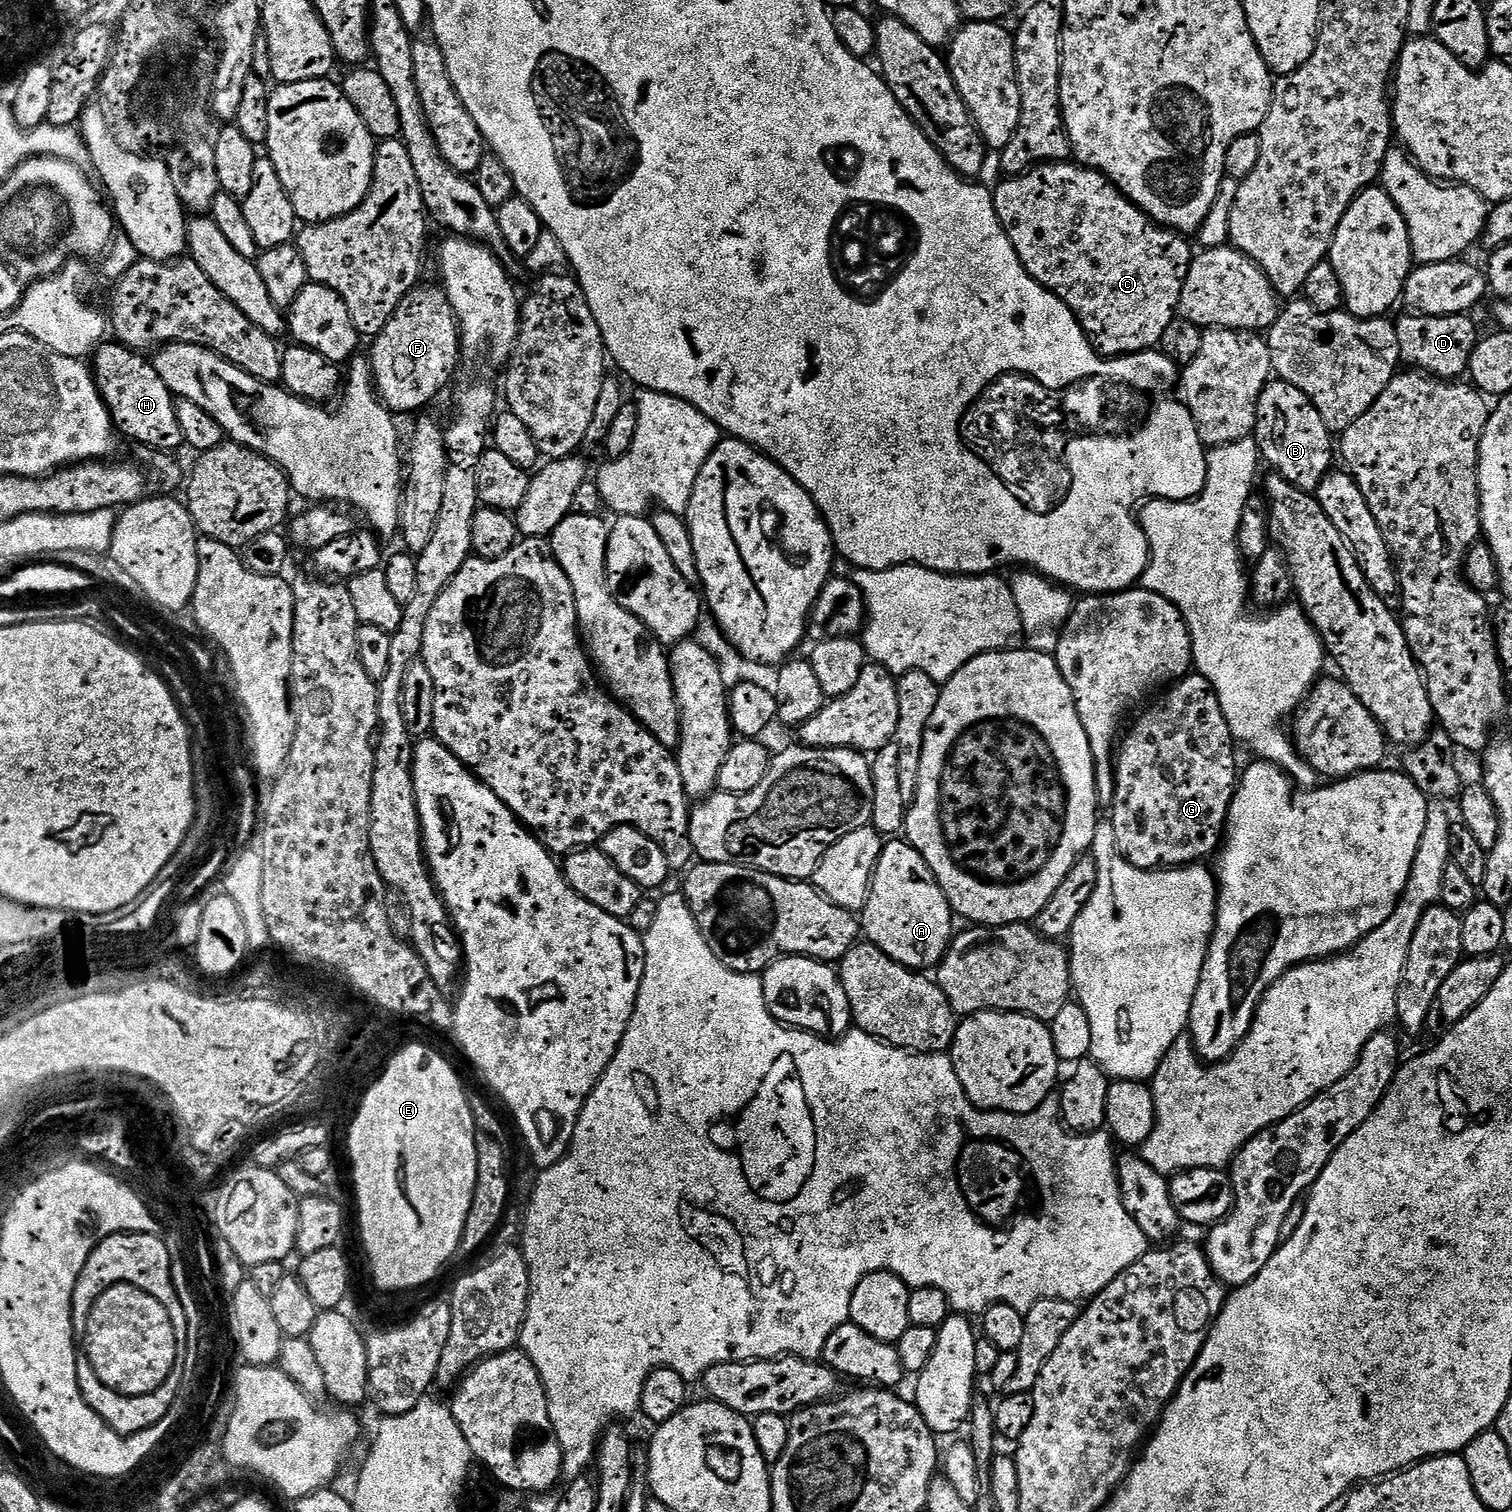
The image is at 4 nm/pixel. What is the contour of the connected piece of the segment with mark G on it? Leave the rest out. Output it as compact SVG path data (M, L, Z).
M1189 674L1182 680L1175 681L1163 693L1164 697L1157 702L1153 708L1145 707L1140 717L1136 720L1136 725L1128 732L1128 737L1119 745L1114 756L1114 771L1116 773L1116 793L1110 805L1110 819L1114 826L1114 838L1116 839L1116 849L1123 854L1125 860L1129 860L1135 868L1146 868L1149 870L1159 870L1162 868L1183 868L1195 865L1203 856L1208 856L1221 847L1222 837L1226 832L1228 823L1228 811L1232 805L1232 799L1236 793L1238 783L1238 768L1236 772L1236 748L1232 738L1232 731L1226 722L1226 714L1222 714L1222 706L1216 697L1214 686L1204 676L1199 674Z

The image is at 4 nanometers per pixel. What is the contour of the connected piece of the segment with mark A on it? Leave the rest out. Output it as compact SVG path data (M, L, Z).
M889 839L876 863L872 875L872 889L862 913L862 932L867 943L873 944L902 966L913 970L932 970L948 953L948 945L954 935L952 920L954 921L952 908L942 886L938 886L930 866L926 866L926 858L922 858L922 854L918 854L918 850L914 850L914 846L909 844L907 839Z

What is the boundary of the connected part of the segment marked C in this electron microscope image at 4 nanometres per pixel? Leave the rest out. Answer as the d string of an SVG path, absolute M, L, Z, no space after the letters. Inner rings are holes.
M1075 162L1038 164L1022 176L1009 176L1001 181L1001 184L992 192L992 201L996 207L1000 224L1004 228L1004 233L1010 238L1022 266L1046 291L1054 293L1076 315L1080 329L1088 337L1093 348L1105 358L1132 356L1136 352L1155 349L1159 345L1166 326L1170 326L1170 322L1177 319L1178 316L1182 286L1186 282L1186 274L1190 270L1194 255L1194 248L1184 241L1187 239L1181 233L1173 232L1172 229L1165 228L1164 225L1151 220L1137 204L1123 196L1106 176L1101 172L1095 172L1093 168L1085 168L1082 164Z

